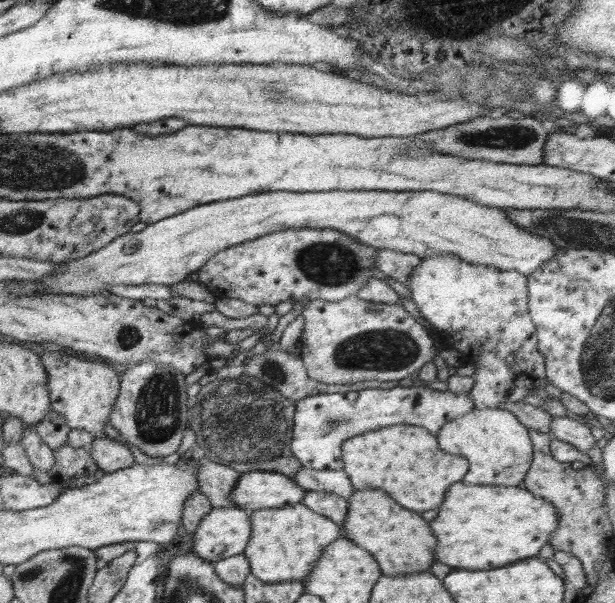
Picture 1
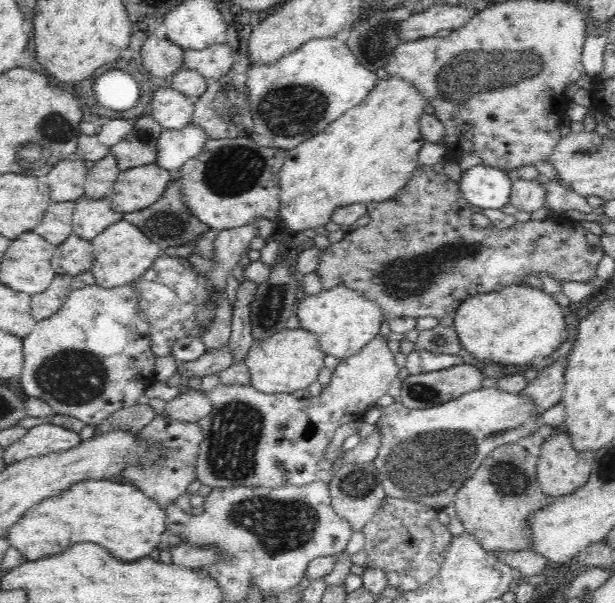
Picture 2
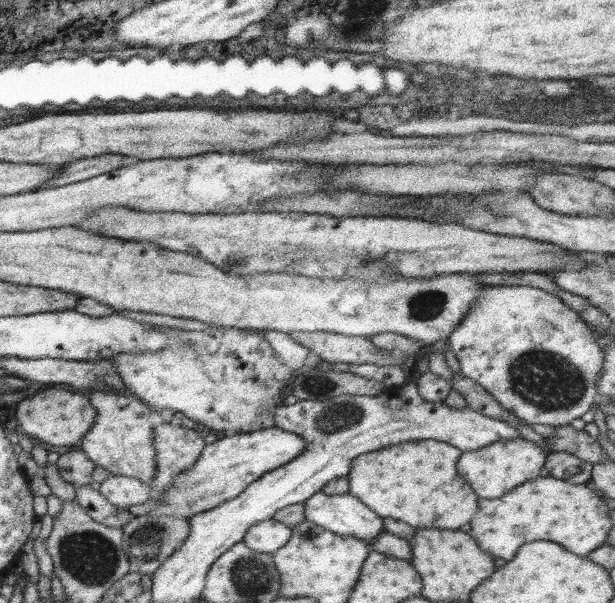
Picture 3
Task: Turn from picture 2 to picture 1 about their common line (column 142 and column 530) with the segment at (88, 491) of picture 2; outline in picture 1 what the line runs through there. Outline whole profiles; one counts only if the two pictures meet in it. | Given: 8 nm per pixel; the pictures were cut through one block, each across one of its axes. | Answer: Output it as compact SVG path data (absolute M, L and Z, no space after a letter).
M452 484L444 496L444 504L438 508L436 518L430 522L430 528L438 540L436 544L436 560L454 566L454 568L466 568L466 570L488 570L498 568L504 564L510 564L520 558L539 557L542 546L549 543L552 532L559 525L559 512L557 508L544 501L544 499L526 491L518 486L492 486L476 484Z

